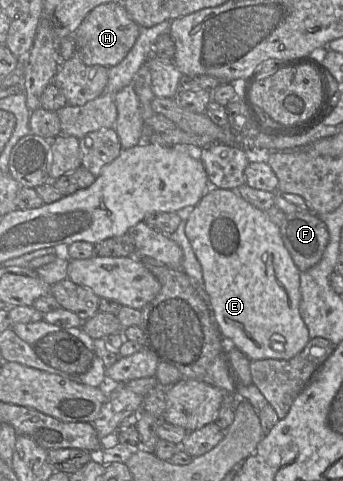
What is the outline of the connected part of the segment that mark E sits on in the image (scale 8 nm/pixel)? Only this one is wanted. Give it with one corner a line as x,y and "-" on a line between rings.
211,187
189,212
185,234
199,260
209,308
225,344
242,351
250,361
290,359
309,342
308,328
300,311
300,270
285,247
280,226
242,198
236,190

